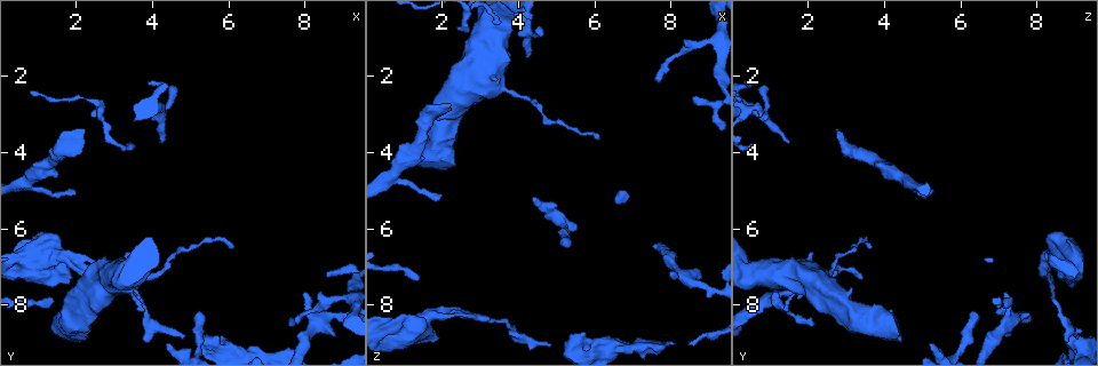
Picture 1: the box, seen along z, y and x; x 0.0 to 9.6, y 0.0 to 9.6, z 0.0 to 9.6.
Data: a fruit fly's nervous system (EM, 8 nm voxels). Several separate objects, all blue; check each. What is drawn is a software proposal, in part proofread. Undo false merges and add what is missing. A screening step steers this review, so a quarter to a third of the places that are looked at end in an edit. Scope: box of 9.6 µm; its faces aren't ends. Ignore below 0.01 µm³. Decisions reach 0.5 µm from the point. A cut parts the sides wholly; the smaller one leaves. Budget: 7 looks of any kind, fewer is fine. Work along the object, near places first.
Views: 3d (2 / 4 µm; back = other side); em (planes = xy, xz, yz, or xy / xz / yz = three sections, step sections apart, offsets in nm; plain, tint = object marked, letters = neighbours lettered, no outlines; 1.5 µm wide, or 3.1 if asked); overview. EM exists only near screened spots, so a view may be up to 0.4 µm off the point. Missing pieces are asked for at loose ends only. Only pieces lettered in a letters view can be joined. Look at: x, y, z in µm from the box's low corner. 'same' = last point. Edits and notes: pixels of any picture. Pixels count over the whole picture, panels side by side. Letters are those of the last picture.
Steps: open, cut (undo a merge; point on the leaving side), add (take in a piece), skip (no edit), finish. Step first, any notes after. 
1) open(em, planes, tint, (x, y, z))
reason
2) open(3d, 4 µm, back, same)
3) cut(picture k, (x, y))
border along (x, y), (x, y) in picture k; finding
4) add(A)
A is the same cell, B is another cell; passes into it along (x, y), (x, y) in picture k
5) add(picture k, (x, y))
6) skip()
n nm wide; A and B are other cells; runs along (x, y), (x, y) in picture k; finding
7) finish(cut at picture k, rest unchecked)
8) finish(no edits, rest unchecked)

open(em, 3.1 µm, xy, step 16, letters, (1.95, 8.95, 4.50))
thick end

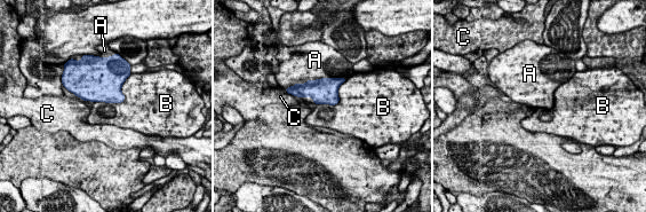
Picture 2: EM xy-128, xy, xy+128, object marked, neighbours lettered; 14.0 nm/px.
add(A)
A is the same cell, B and C are other cells; passes into it along (325, 91), (317, 79), (312, 62) in picture 2; it goes on there

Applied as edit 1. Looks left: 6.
open(overview)
redraw

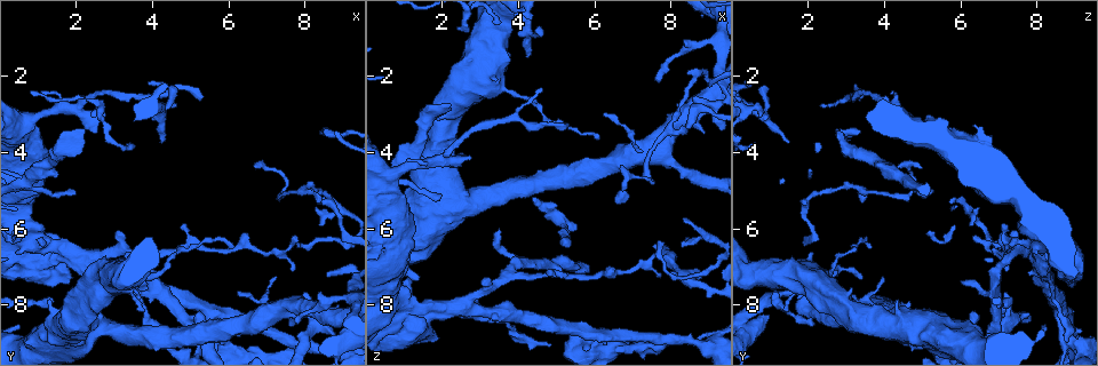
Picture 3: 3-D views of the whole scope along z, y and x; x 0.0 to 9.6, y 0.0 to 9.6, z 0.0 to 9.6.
open(3d, 4 µm, back, (1.05, 2.40, 4.25))
branch stops here

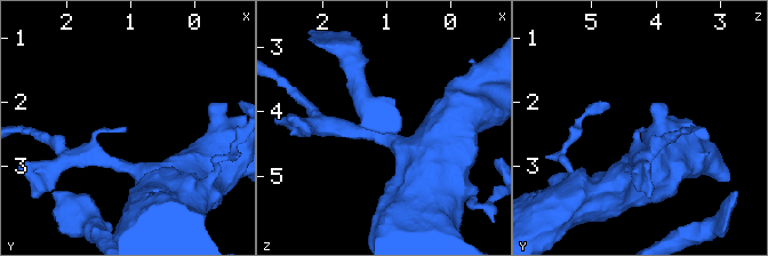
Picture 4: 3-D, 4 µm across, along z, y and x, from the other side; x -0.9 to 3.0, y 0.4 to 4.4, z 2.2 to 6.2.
open(em, planes, letters, (1.10, 2.40, 4.25))

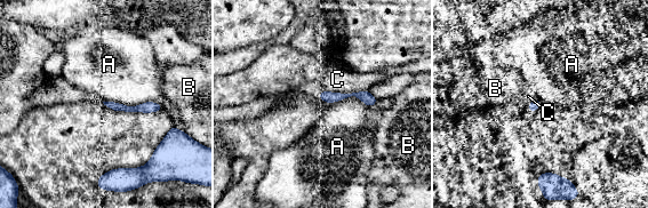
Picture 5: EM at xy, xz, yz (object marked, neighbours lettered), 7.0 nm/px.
skip()
A touches over 420 nm; A, B and C are other cells; runs along (322, 95), (362, 95), (373, 101) in picture 5; no lettered piece goes on from it

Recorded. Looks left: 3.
open(em, planes, letters, (4.25, 3.70, 1.55))
an open end

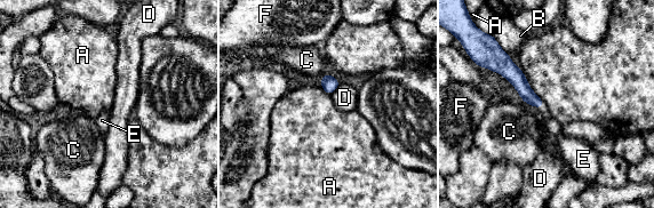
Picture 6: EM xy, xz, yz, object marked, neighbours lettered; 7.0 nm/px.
add(E)
E is the same cell, A, B, C, D and F are other cells; passes into it along (517, 79), (541, 105), (553, 127) in picture 6; it goes on there

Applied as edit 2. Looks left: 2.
finish(add at picture 2, add at picture 6, rest unchecked)

